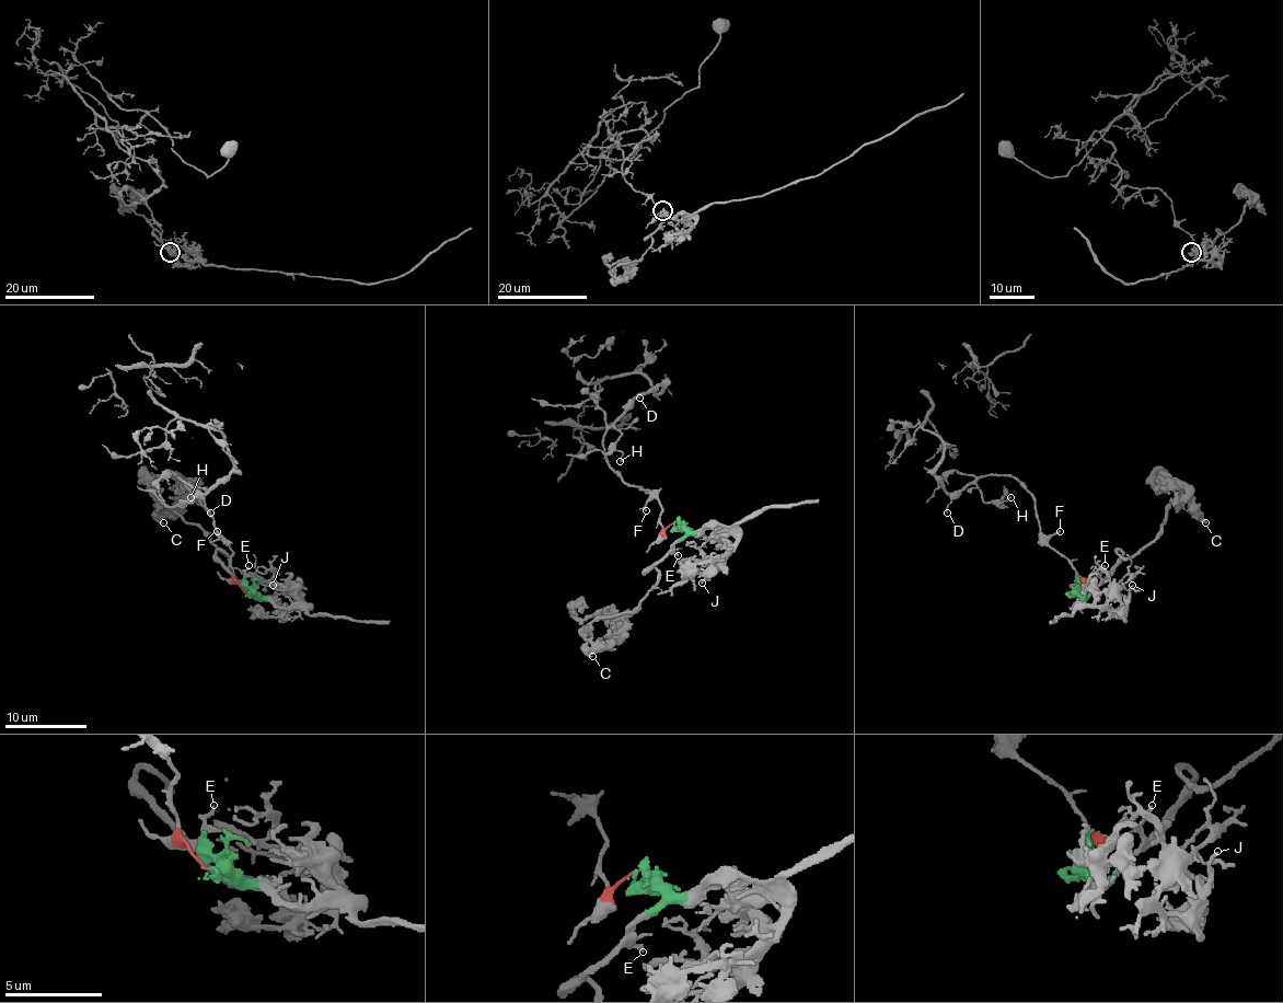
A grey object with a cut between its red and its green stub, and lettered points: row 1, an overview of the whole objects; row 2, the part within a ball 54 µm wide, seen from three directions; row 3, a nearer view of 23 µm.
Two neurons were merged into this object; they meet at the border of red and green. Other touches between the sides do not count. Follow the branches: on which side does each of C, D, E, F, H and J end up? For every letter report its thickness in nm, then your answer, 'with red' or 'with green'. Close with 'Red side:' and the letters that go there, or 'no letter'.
C: 190 nm | with green
D: 110 nm | with red
E: 140 nm | with green
F: 190 nm | with red
H: 140 nm | with red
J: 170 nm | with green
Red side: D, F, H

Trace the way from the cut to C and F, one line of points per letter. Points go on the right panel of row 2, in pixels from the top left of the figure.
C: (1071, 592), (1085, 597), (1122, 555), (1120, 550), (1134, 557), (1160, 531), (1172, 503), (1205, 523)
F: (1071, 592), (1078, 578), (1076, 571), (1048, 545), (1061, 531)

